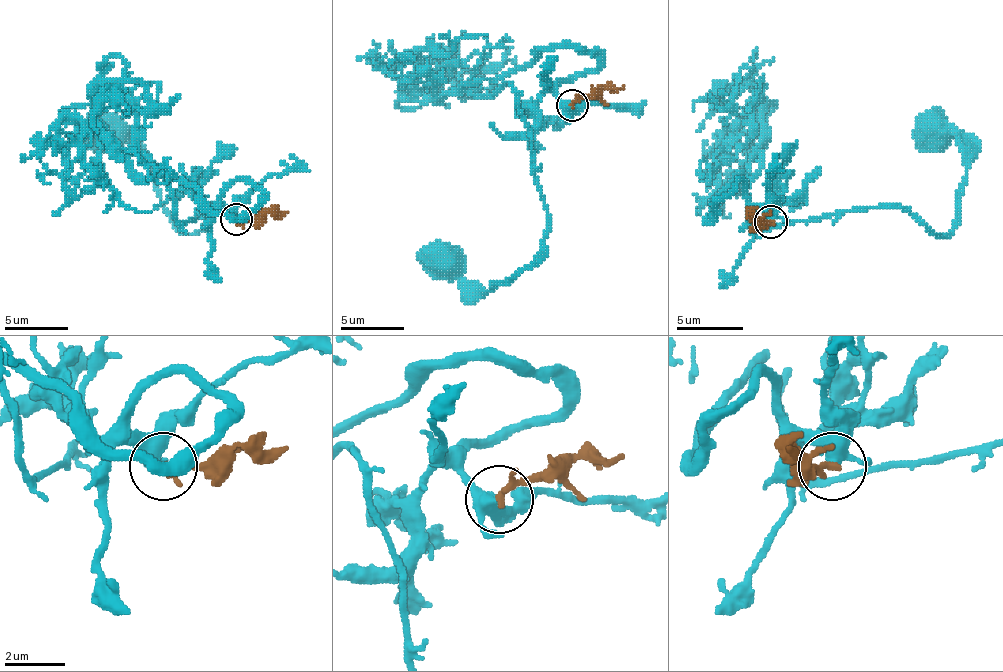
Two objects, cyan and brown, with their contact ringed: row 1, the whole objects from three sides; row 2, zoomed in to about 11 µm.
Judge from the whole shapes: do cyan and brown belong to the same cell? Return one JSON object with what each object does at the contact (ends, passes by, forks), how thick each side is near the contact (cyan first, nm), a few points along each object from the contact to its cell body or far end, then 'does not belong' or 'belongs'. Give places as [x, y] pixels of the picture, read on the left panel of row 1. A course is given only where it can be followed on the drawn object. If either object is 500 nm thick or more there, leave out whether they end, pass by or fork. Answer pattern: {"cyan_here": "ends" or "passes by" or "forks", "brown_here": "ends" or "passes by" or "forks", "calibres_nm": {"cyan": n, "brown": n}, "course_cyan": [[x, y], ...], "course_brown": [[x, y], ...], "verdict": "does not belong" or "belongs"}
{"cyan_here": "forks", "brown_here": "passes by", "calibres_nm": {"cyan": 320, "brown": 180}, "course_cyan": [[233, 218], [221, 199], [255, 183], [237, 218], [161, 177], [180, 224], [211, 205], [183, 234], [107, 136]], "course_brown": [[237, 218], [287, 212]], "verdict": "belongs"}

